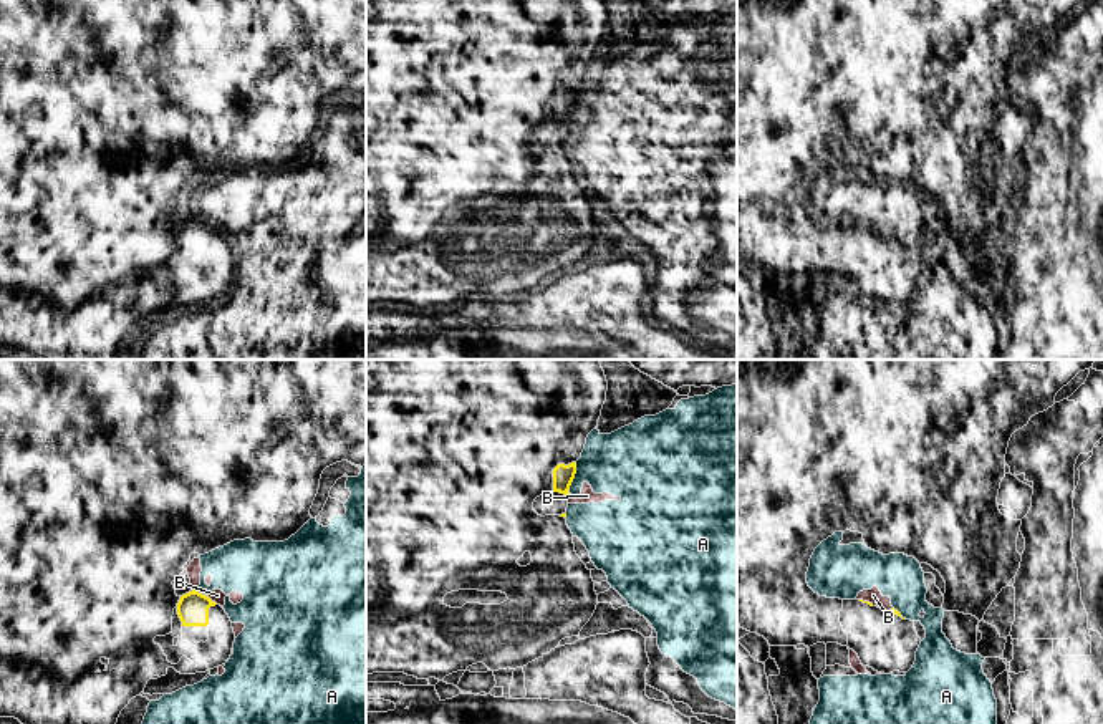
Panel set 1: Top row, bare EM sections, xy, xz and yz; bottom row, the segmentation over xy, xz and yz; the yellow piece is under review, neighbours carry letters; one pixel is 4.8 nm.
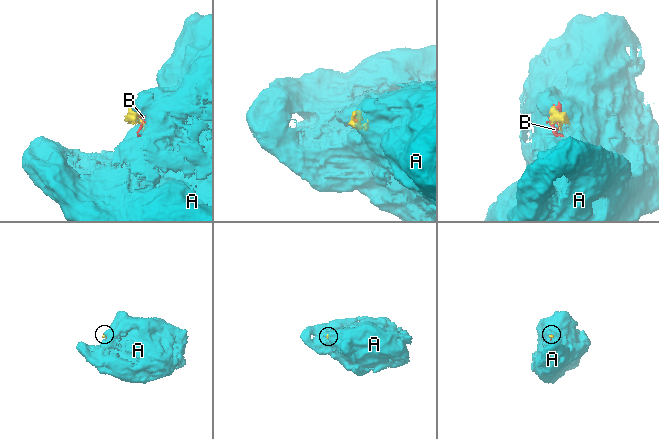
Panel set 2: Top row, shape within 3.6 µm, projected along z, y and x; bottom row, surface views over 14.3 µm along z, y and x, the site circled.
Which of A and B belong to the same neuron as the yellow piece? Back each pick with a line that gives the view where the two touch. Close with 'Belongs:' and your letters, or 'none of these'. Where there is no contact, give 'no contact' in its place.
Belongs: none of these

